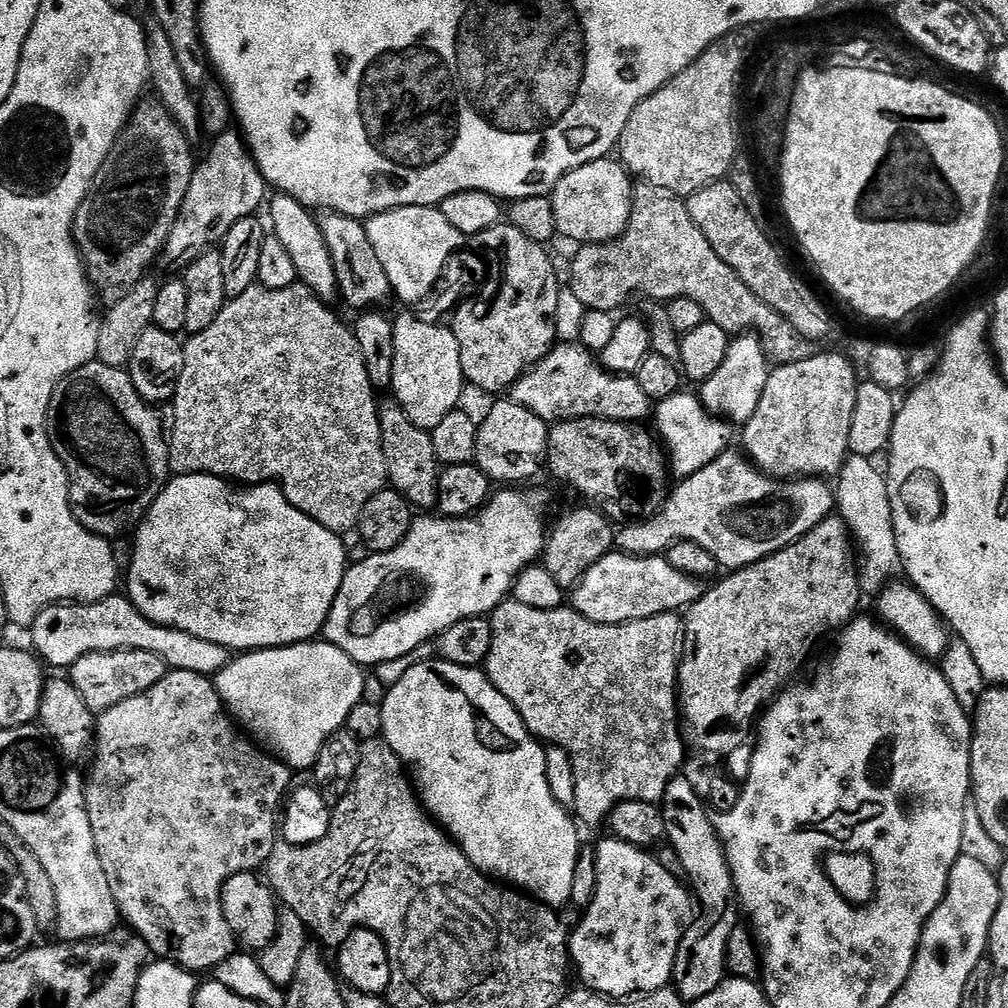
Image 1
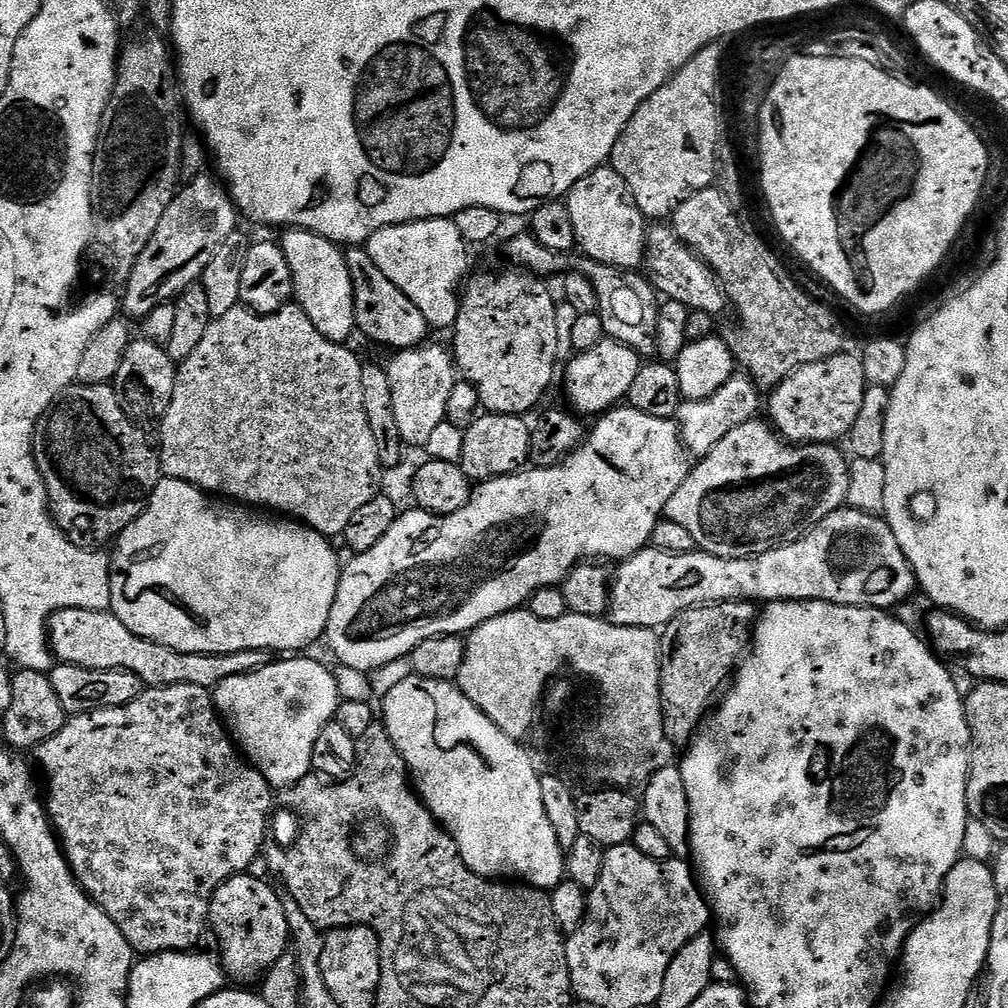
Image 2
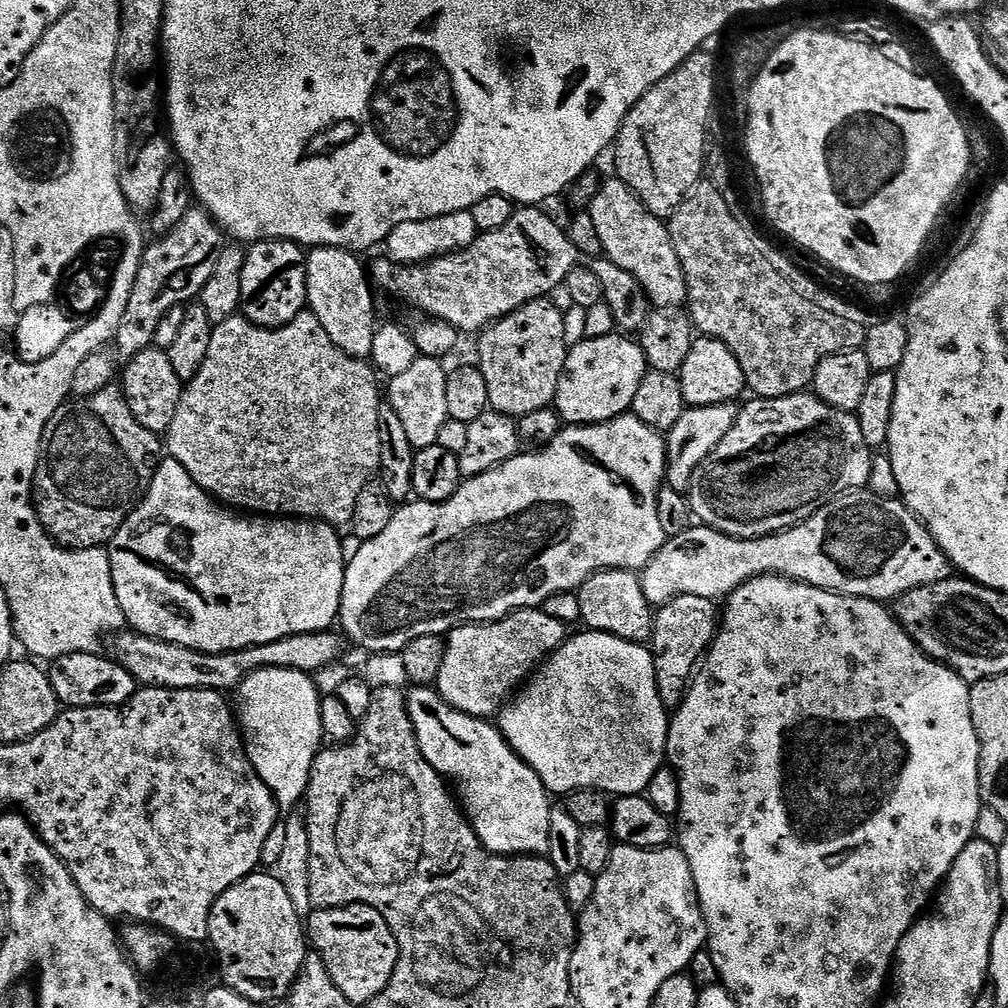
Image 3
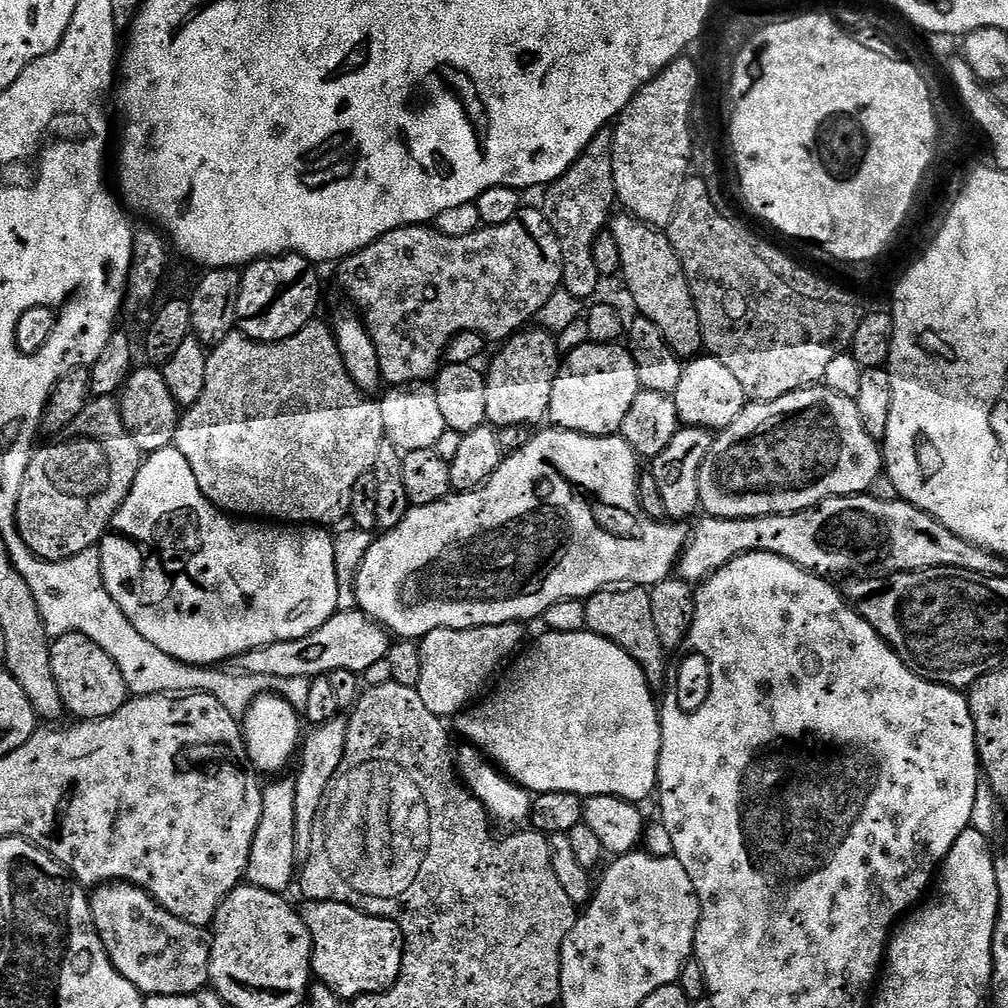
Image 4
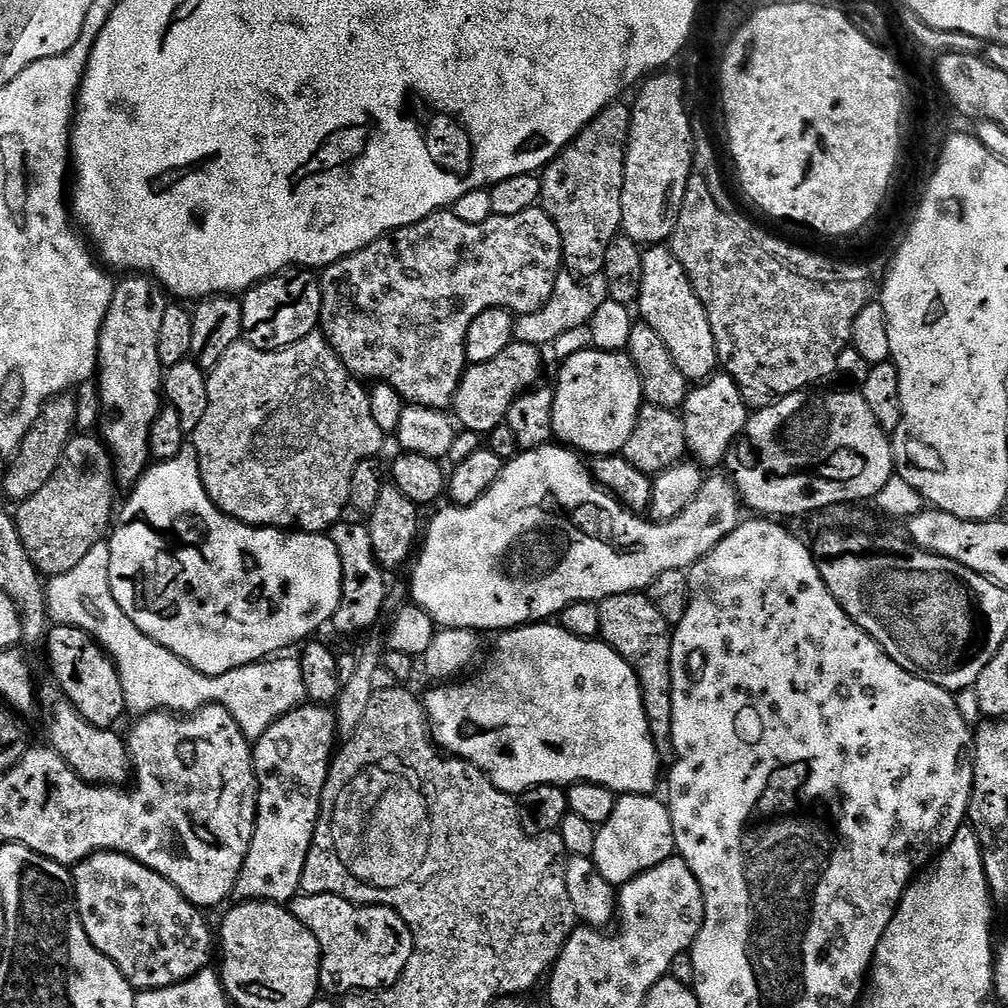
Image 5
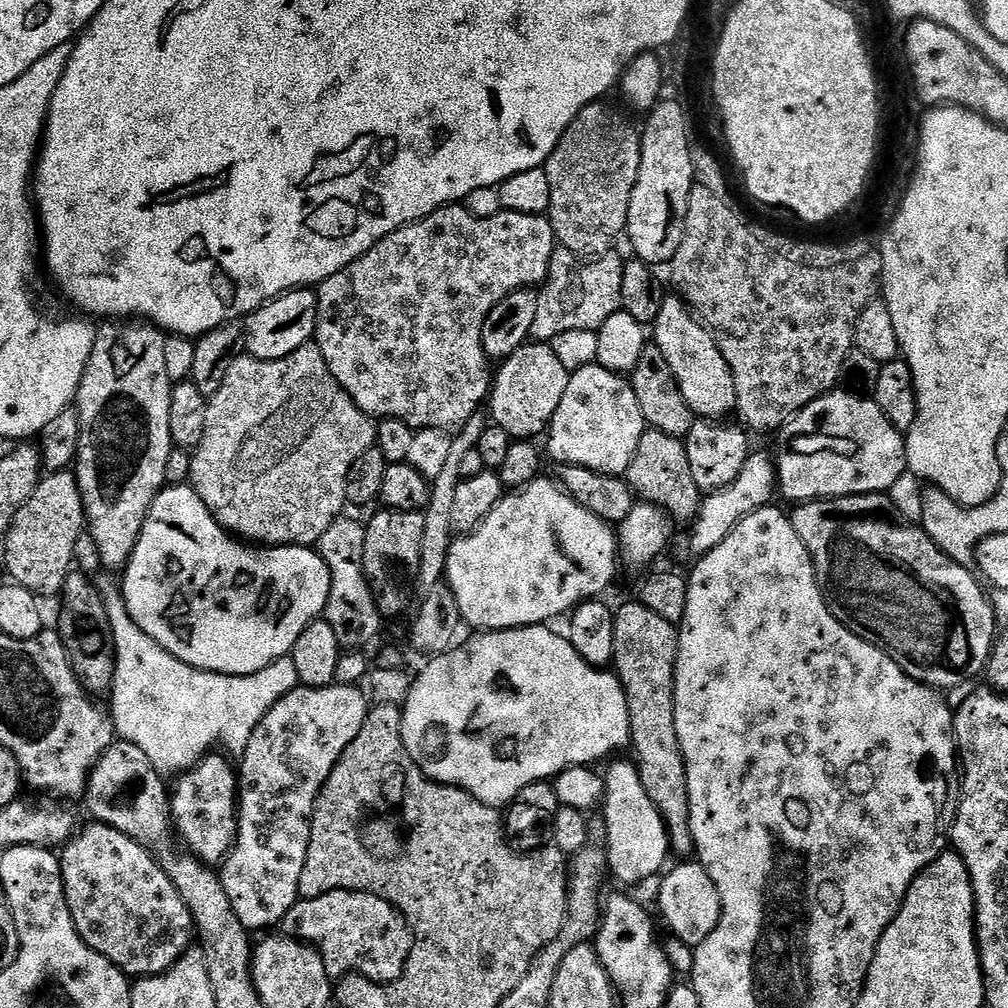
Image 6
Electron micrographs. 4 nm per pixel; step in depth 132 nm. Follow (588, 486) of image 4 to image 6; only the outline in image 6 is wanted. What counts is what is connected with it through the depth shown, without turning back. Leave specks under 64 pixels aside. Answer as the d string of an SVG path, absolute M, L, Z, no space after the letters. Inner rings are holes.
M753 451L749 455L748 461L742 466L742 474L730 482L721 492L707 493L701 499L700 509L696 519L691 521L692 533L688 536L688 548L693 552L693 557L705 556L742 518L746 518L751 512L757 512L759 508L767 508L773 503L772 495L775 497L778 492L776 483L776 466L771 455L764 452ZM537 478L528 483L524 488L517 488L511 494L505 495L503 500L490 510L487 518L481 522L473 532L460 534L453 539L448 555L448 570L446 573L446 583L452 589L454 598L458 602L460 619L465 625L468 624L472 630L499 630L501 628L530 628L533 626L544 626L555 616L571 613L572 609L585 600L603 597L604 591L616 580L616 560L618 564L618 536L613 525L607 524L598 514L586 510L573 498L567 488L561 486L555 479L544 480Z

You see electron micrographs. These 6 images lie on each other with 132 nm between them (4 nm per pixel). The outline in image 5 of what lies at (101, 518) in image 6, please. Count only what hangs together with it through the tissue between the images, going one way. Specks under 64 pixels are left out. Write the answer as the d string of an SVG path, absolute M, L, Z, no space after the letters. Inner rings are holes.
M128 274L115 281L112 301L102 322L98 387L103 423L98 432L112 457L115 483L124 490L135 488L150 467L150 430L162 411L158 334L169 303L169 297L155 280L144 274Z

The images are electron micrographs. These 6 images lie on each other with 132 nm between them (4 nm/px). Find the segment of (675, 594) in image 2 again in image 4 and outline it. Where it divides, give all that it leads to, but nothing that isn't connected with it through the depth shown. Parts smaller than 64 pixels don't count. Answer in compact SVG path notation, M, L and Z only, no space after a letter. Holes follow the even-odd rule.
M869 494L835 496L807 512L789 516L759 516L723 520L708 516L691 529L688 544L680 553L679 579L696 586L722 566L748 552L769 552L794 562L817 576L836 578L883 578L896 572L963 570L968 574L999 576L1001 561L990 552L958 538L933 516L904 500L879 501Z

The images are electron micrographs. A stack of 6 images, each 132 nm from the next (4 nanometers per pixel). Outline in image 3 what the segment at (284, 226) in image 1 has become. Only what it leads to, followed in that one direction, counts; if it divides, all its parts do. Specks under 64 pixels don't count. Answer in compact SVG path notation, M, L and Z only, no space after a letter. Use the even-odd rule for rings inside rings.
M314 248L307 253L307 298L309 311L314 313L330 340L343 353L356 359L369 359L376 334L378 320L372 296L372 286L366 268L360 264L360 258L343 248Z

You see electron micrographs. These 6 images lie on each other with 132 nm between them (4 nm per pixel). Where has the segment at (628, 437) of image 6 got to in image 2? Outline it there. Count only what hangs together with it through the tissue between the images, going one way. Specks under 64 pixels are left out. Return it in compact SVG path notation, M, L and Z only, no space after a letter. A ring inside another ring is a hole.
M605 338L590 351L573 355L567 361L568 369L565 372L563 369L562 372L562 380L564 376L564 384L568 387L568 400L573 404L569 405L577 413L585 417L592 416L591 418L617 407L627 397L634 378L638 378L641 363L641 354L616 338Z

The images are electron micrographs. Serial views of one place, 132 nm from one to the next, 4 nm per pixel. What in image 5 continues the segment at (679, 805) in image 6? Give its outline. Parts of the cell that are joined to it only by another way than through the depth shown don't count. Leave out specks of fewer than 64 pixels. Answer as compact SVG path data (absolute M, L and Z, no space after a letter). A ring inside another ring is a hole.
M644 592L614 594L599 601L600 627L599 639L608 644L634 670L642 690L642 706L650 722L650 734L656 744L656 752L661 758L673 755L672 723L674 722L674 698L672 697L672 653L673 625L662 618L658 606L650 602Z

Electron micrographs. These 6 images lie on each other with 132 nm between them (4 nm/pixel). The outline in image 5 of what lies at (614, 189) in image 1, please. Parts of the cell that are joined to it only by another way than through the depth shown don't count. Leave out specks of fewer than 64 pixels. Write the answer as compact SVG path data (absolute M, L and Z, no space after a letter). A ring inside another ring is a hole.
M652 246L642 256L642 282L638 301L639 319L658 333L666 342L674 366L682 370L690 382L703 382L717 371L716 343L714 330L710 330L710 318L686 274L682 262L678 262L671 247Z

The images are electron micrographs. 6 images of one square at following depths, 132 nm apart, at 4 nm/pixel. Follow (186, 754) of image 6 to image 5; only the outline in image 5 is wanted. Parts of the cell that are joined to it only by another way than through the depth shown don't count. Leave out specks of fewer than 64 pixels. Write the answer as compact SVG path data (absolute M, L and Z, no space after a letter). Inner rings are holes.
M101 542L90 546L90 551L74 570L66 570L66 574L58 574L51 577L46 584L46 599L48 602L48 615L53 625L68 624L72 628L80 628L83 632L96 639L96 643L112 657L112 663L115 664L122 690L124 691L124 706L129 713L147 714L153 710L167 710L173 714L187 714L196 712L199 708L205 708L207 704L220 704L238 722L242 734L250 742L259 740L278 718L285 716L290 710L300 707L308 700L306 694L306 682L302 682L302 666L299 659L288 657L288 654L280 654L275 658L259 660L256 664L247 664L241 668L230 670L221 676L207 676L194 666L187 664L182 658L178 658L170 650L166 650L158 642L154 642L114 602L114 594L110 590L110 546L107 542Z

